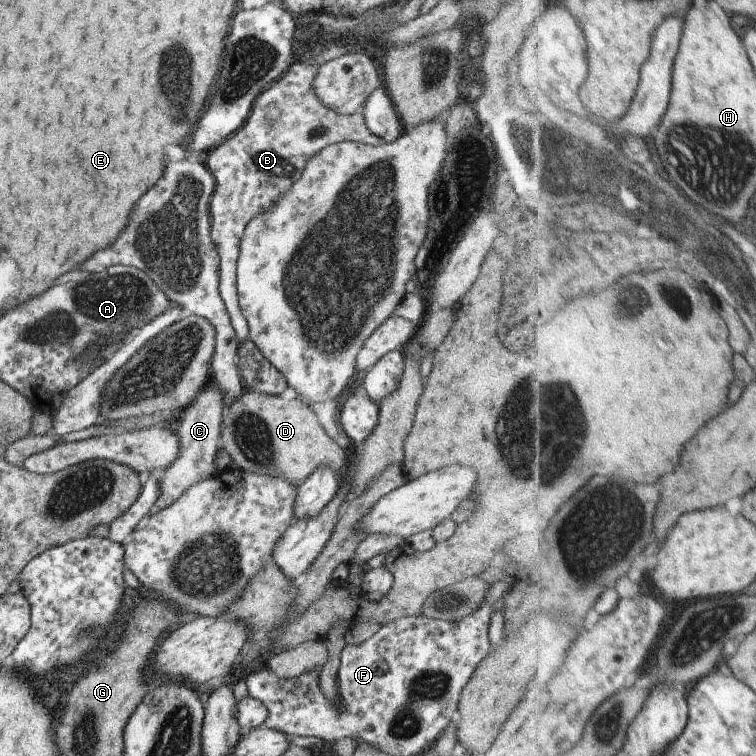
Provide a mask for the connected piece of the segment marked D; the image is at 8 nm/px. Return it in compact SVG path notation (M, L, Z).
M251 389L241 392L231 406L222 409L220 442L237 468L285 479L294 487L320 465L332 469L339 479L350 454L327 435L305 400L287 400Z

